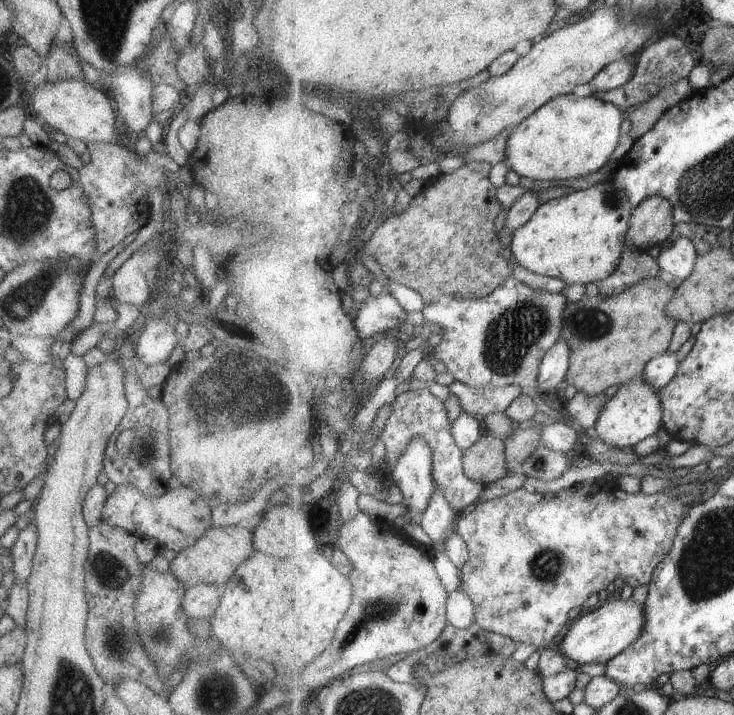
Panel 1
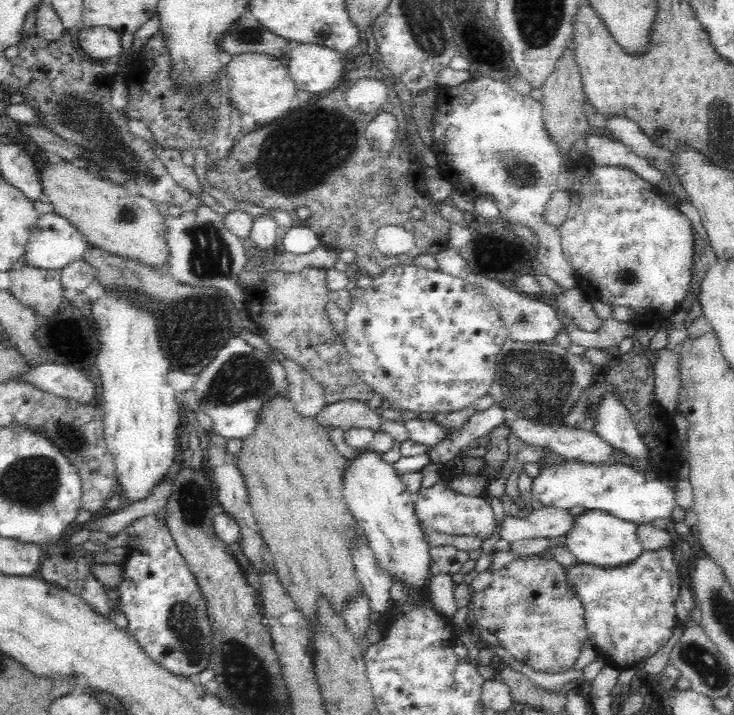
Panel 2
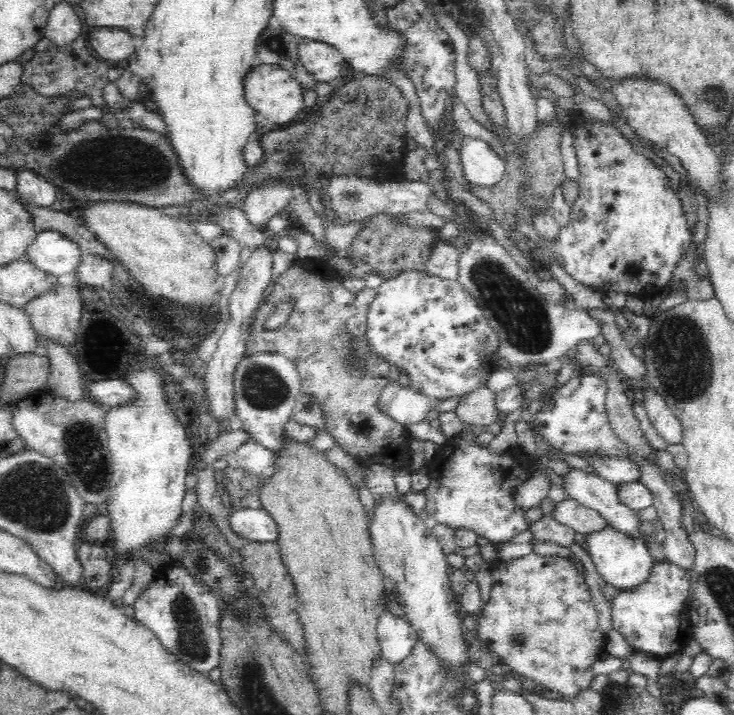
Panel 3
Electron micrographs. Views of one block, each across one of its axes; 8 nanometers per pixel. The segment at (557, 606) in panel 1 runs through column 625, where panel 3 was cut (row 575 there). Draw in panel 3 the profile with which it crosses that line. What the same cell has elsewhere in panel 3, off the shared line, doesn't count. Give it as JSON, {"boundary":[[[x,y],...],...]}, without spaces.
{"boundary":[[[533,551],[523,557],[508,562],[496,560],[491,568],[493,585],[490,600],[484,606],[478,621],[478,638],[485,643],[486,650],[496,654],[508,673],[524,676],[538,682],[552,692],[564,697],[574,697],[590,686],[594,678],[594,662],[606,655],[602,651],[605,638],[600,631],[598,610],[594,607],[592,596],[581,570],[570,558],[541,556]]]}

